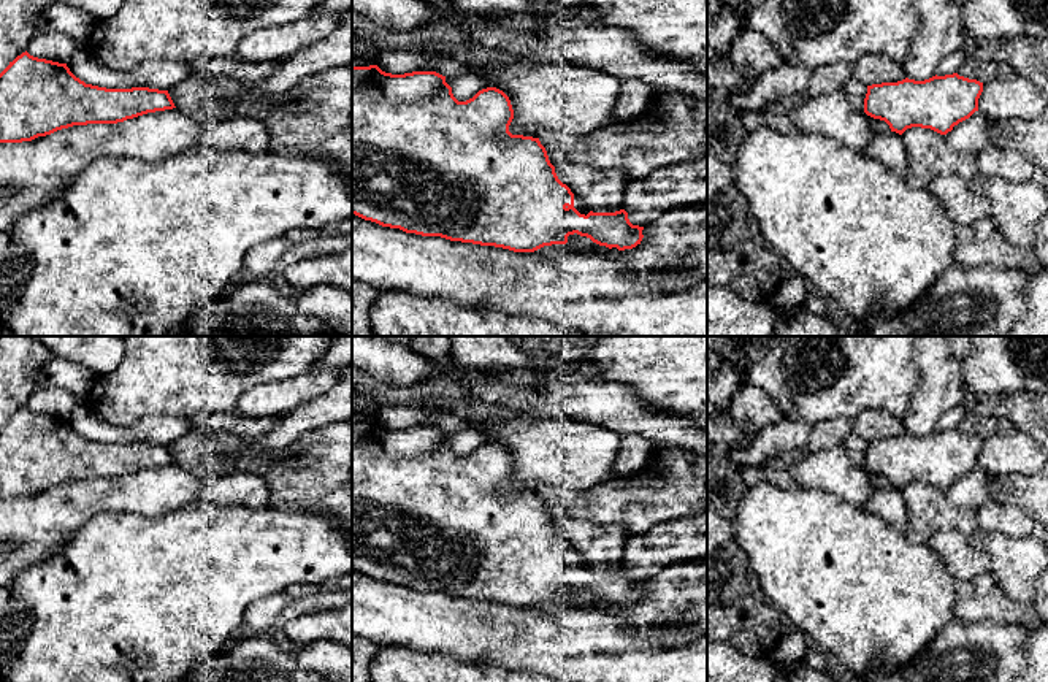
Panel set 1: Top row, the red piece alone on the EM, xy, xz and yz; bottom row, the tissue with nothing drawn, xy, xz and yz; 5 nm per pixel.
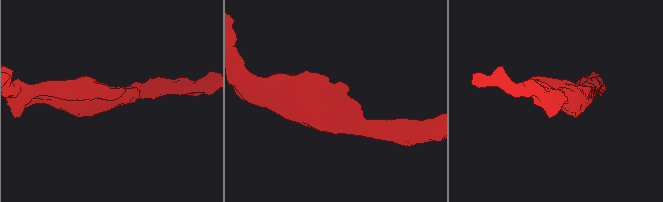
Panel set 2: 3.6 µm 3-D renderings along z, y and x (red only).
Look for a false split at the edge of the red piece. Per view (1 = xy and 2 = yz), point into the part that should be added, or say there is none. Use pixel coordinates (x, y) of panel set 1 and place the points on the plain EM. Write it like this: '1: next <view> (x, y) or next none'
1: next none
2: next none

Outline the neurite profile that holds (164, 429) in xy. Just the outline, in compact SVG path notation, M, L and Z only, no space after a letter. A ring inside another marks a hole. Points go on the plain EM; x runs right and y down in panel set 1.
M78 403L67 417L70 427L86 439L106 444L149 443L159 446L168 446L190 433L193 420L195 417L189 416L157 414L127 427L113 425L84 403Z

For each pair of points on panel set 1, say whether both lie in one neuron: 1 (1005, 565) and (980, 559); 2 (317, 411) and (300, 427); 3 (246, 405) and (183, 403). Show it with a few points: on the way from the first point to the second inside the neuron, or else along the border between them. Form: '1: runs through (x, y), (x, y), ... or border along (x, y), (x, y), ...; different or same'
1: border along (966, 538), (990, 557), (991, 570); different
2: runs through (313, 414), (305, 422); same
3: border along (267, 383), (252, 386), (235, 406); different

